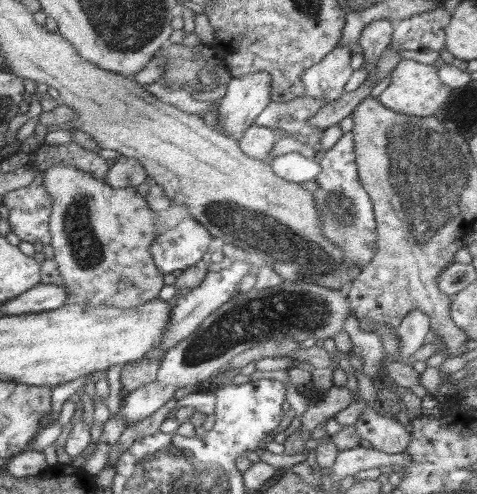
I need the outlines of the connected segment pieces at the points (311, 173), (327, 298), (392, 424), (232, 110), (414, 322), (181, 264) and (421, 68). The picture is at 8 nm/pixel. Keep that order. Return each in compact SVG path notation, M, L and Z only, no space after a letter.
M298 152L282 154L268 163L278 176L299 185L307 180L316 180L316 175L321 169L315 159L308 159Z
M283 279L278 286L237 292L226 304L206 317L188 338L180 340L176 346L166 351L160 360L158 377L153 383L124 395L119 418L109 418L105 422L94 454L83 463L84 472L92 476L98 475L107 465L110 447L118 443L126 427L154 414L168 400L181 394L185 389L192 389L201 381L210 379L212 374L234 356L261 346L266 340L295 341L300 345L299 349L308 349L320 339L334 339L336 334L344 331L345 324L350 319L357 321L350 307L346 289Z
M370 407L354 424L356 432L364 441L370 442L373 448L390 454L404 451L410 442L411 434L396 419L385 417L374 412Z
M254 71L246 75L232 76L227 90L217 108L220 126L226 136L236 141L242 138L246 127L268 106L272 92L272 75L266 71Z
M420 309L411 310L397 327L397 334L401 339L401 350L391 359L406 362L406 358L424 345L424 338L430 331L430 317Z
M194 218L157 234L149 254L163 274L176 274L197 264L209 248L211 235Z
M402 59L392 71L388 87L378 95L380 103L398 113L414 116L432 116L450 98L452 89L442 83L434 65L426 65L414 60Z

